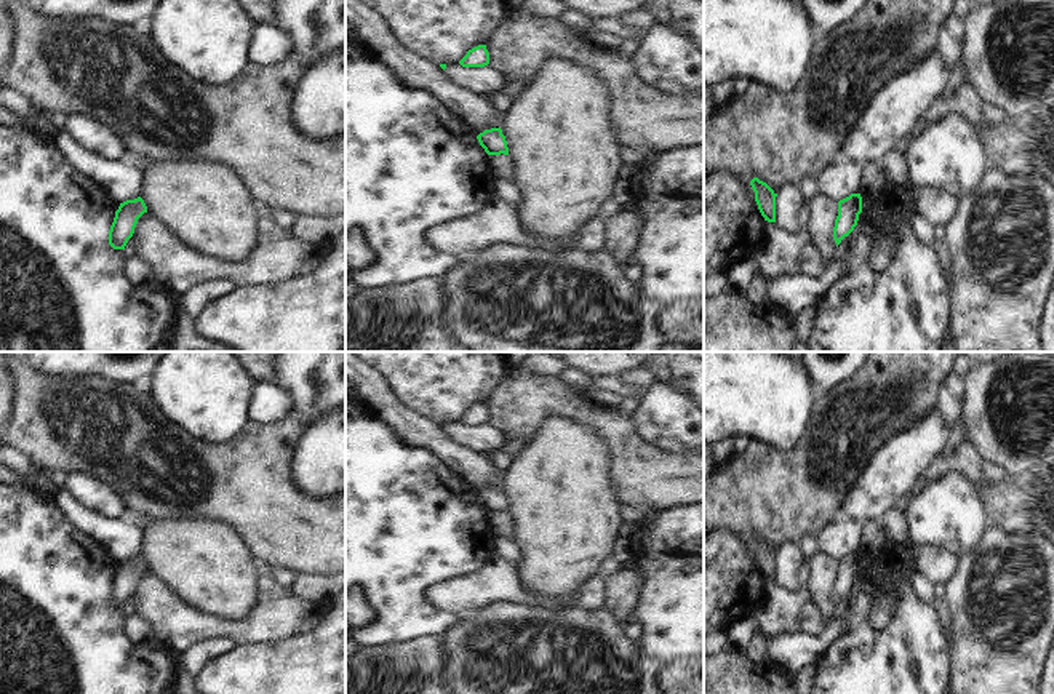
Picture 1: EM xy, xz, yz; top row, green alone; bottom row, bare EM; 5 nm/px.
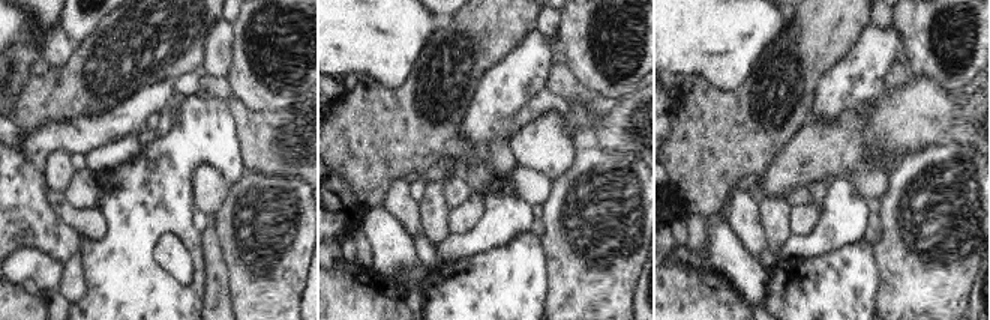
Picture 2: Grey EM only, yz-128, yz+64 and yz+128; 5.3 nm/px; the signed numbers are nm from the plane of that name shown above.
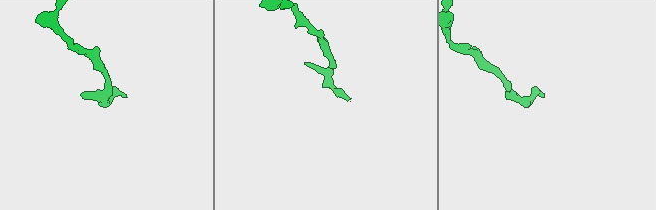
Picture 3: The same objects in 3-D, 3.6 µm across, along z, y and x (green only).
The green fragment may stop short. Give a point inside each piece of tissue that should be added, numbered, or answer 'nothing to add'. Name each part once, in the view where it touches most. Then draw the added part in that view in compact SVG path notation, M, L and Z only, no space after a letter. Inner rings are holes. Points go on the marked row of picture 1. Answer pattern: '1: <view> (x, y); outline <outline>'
nothing to add

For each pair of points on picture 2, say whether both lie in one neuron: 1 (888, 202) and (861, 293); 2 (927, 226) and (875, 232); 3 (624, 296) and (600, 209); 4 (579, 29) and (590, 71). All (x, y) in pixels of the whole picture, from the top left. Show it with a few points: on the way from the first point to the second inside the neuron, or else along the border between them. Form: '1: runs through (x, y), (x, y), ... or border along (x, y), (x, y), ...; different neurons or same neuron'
1: border along (872, 245), (881, 284); different neurons
2: border along (882, 214), (882, 235), (873, 245); different neurons
3: runs through (603, 275), (600, 272), (600, 230); same neuron
4: runs through (584, 39), (590, 60); same neuron

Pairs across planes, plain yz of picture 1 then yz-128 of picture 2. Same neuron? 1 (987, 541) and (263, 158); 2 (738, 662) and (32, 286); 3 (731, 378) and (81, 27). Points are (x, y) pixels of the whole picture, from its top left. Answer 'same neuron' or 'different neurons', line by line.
1: different neurons
2: different neurons
3: different neurons

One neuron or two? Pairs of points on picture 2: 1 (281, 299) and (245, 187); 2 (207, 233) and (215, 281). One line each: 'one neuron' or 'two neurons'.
1: one neuron
2: one neuron

